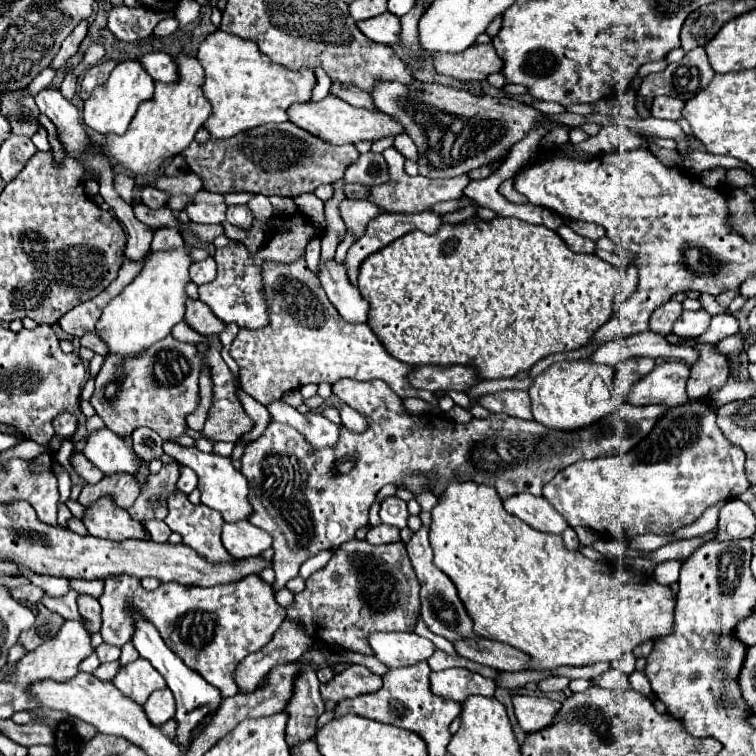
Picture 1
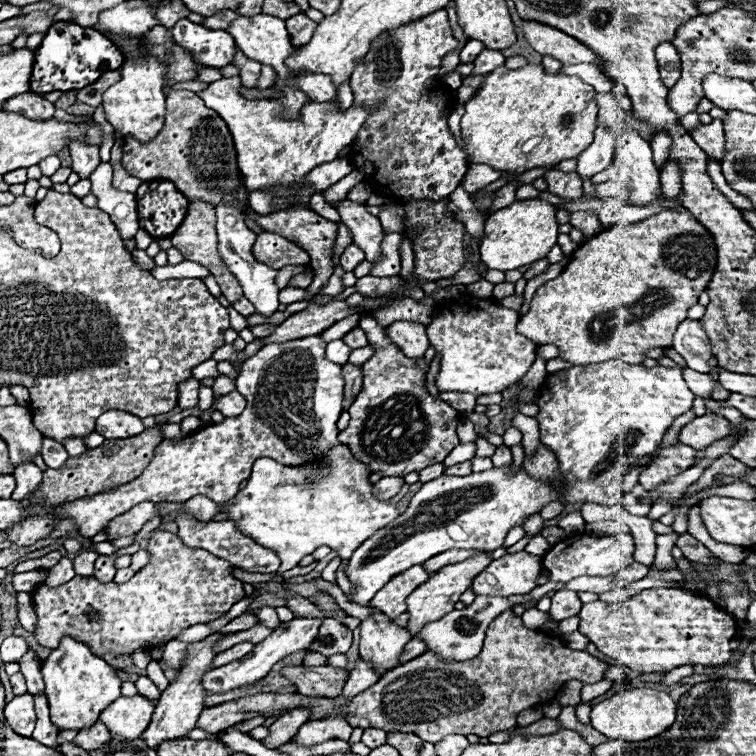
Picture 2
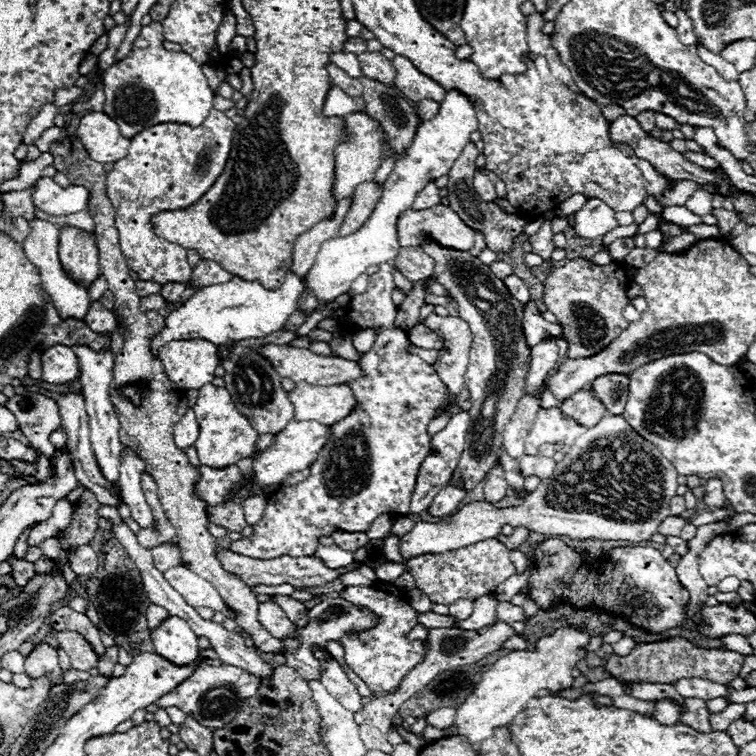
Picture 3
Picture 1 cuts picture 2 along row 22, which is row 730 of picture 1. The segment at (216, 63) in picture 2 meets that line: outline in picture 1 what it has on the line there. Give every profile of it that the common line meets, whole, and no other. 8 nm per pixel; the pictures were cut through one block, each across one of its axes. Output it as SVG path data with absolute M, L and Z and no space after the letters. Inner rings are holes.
M138 616L138 620L136 620L136 632L134 632L134 636L132 636L132 642L134 642L138 654L156 666L156 670L164 676L168 688L172 690L174 700L176 700L176 716L174 716L174 720L176 720L176 724L178 724L178 728L176 728L176 740L178 740L178 744L180 744L182 748L188 750L188 748L190 748L190 740L192 740L192 732L204 722L206 716L214 716L214 714L218 712L218 706L222 704L220 690L216 690L216 686L208 684L198 672L194 672L192 668L188 668L188 666L164 644L164 640L160 638L158 630L156 630L148 620L144 620L142 616Z

